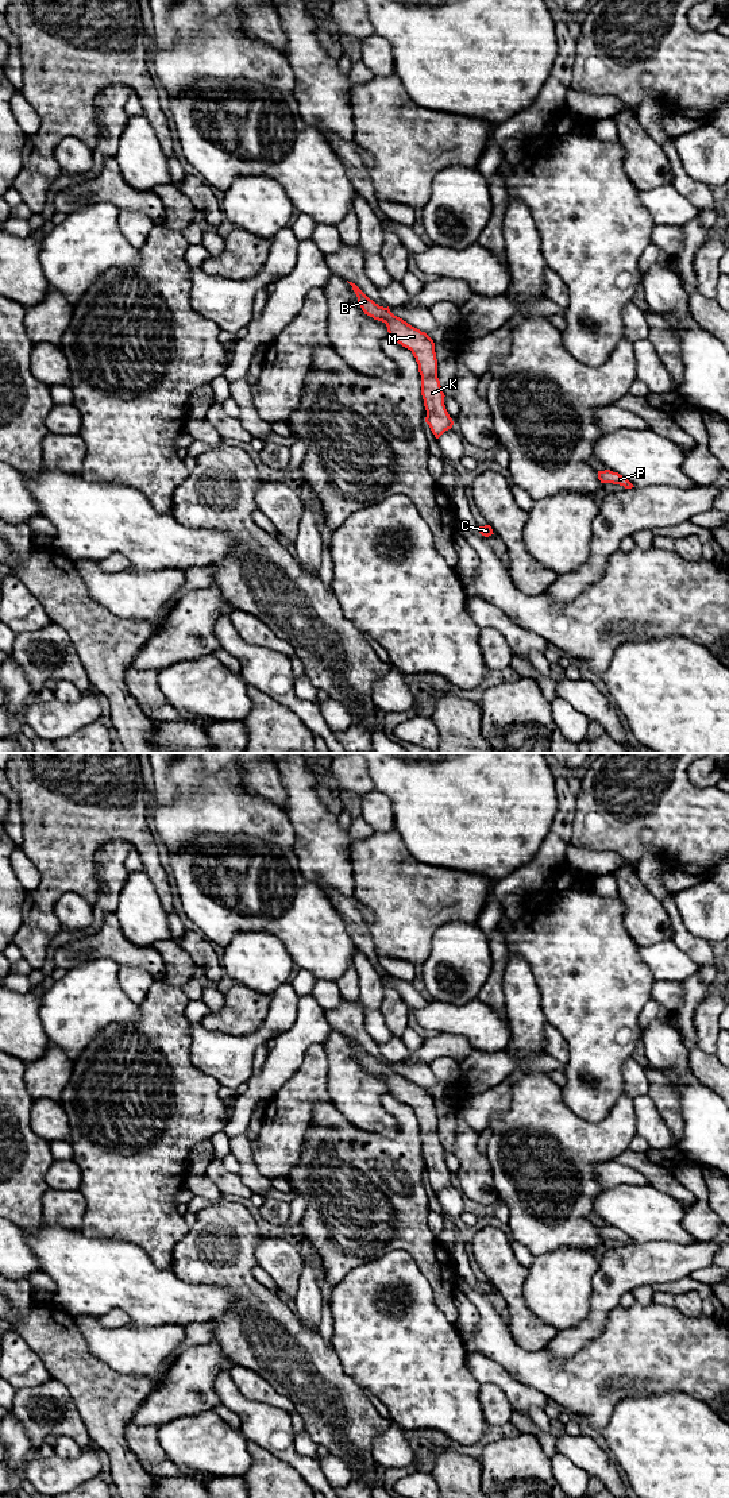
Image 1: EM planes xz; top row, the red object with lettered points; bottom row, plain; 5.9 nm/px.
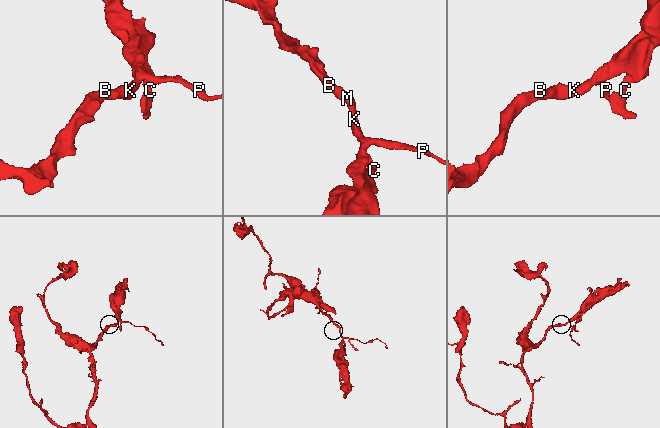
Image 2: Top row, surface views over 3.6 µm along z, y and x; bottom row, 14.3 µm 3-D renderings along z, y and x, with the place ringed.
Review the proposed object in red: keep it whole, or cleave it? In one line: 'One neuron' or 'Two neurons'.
One neuron

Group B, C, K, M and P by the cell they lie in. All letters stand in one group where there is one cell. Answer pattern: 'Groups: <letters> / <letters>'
Groups: B C K M P

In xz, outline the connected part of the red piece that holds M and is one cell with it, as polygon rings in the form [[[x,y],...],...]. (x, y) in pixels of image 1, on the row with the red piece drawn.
[[[348,282],[358,297],[364,314],[382,321],[387,327],[389,339],[412,351],[421,375],[421,395],[427,410],[425,422],[439,439],[454,425],[446,405],[444,393],[437,378],[437,359],[433,340],[420,329],[394,316],[389,306],[383,308],[370,300],[355,283]]]

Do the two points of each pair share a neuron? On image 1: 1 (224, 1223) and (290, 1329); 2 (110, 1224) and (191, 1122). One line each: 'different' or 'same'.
1: same
2: same

